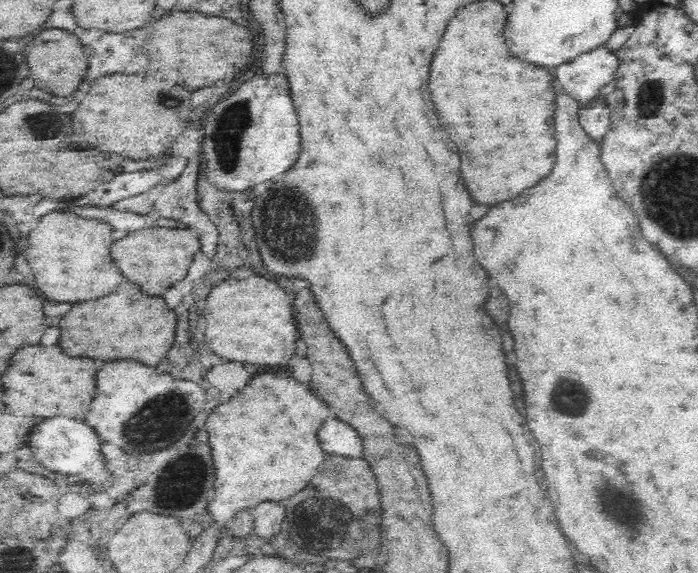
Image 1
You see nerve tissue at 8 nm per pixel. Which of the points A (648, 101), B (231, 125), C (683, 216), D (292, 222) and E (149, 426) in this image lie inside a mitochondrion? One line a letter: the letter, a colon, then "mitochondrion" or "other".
A: mitochondrion
B: mitochondrion
C: mitochondrion
D: mitochondrion
E: mitochondrion

